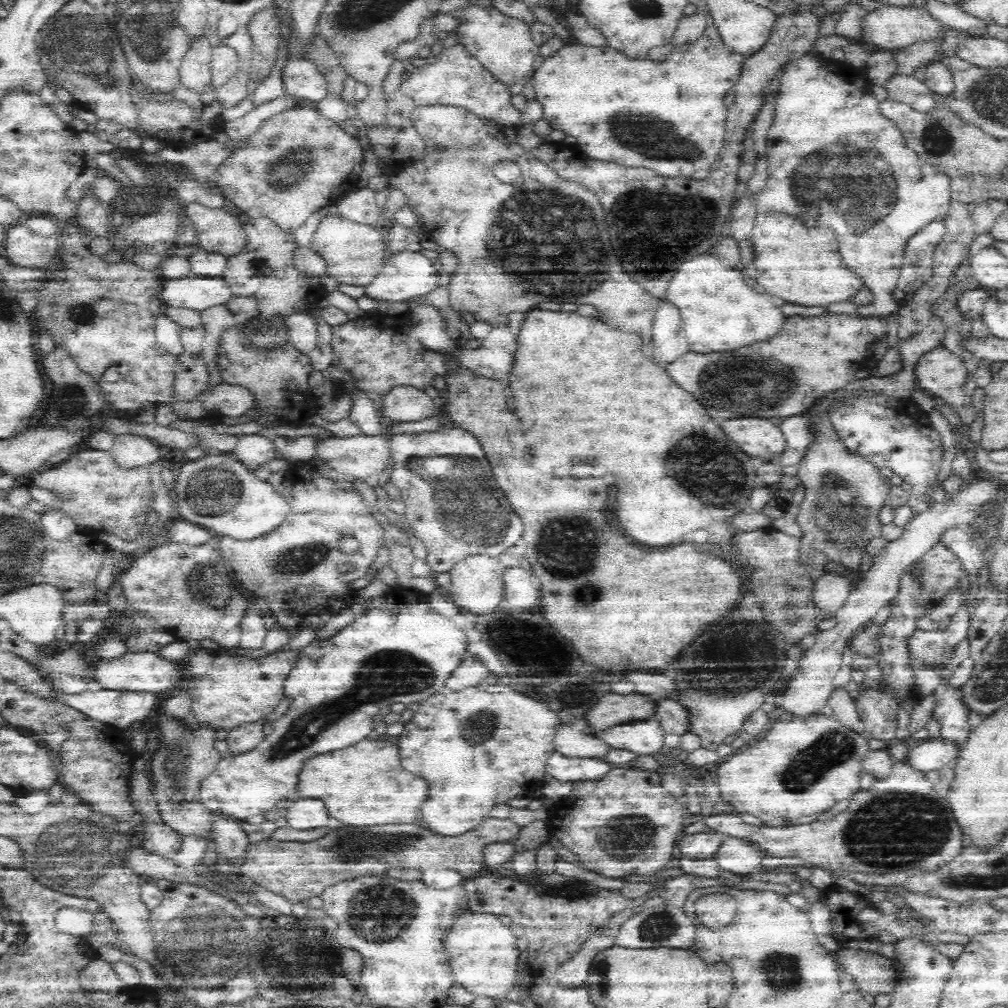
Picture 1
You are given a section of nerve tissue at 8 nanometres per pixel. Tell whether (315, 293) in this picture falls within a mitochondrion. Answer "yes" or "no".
no

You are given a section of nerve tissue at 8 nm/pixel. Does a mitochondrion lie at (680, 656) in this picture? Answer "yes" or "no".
no

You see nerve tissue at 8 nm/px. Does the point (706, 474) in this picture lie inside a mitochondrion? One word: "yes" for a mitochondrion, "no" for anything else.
yes

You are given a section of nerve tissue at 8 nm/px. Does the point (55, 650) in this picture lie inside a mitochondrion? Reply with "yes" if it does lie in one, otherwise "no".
no

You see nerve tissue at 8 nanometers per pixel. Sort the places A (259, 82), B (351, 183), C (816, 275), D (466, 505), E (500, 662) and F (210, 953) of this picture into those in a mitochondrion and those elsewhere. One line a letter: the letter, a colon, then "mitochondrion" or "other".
A: other
B: other
C: other
D: mitochondrion
E: other
F: mitochondrion

